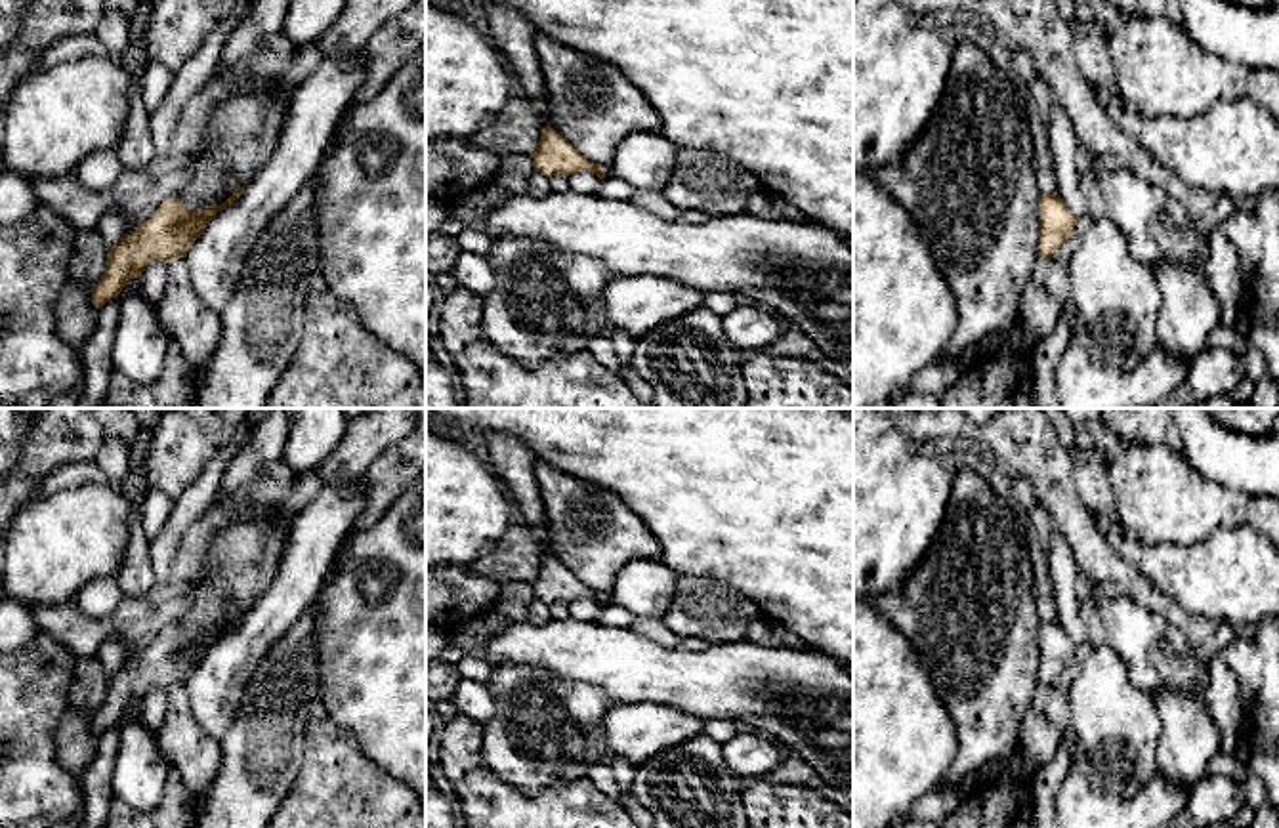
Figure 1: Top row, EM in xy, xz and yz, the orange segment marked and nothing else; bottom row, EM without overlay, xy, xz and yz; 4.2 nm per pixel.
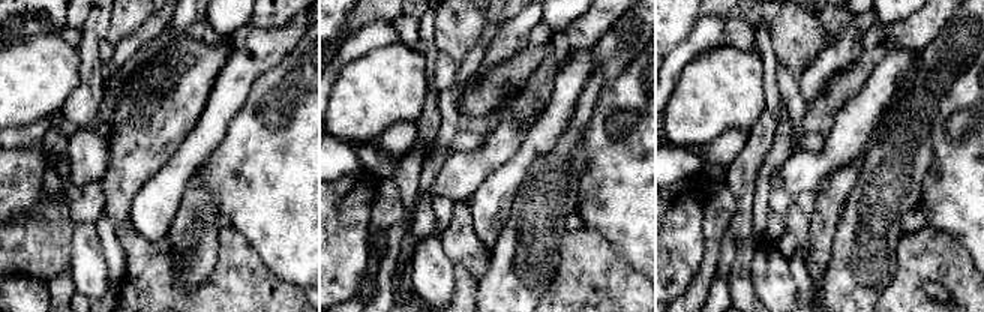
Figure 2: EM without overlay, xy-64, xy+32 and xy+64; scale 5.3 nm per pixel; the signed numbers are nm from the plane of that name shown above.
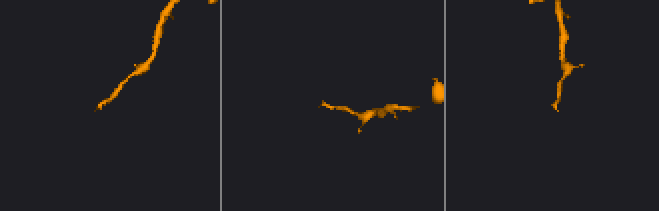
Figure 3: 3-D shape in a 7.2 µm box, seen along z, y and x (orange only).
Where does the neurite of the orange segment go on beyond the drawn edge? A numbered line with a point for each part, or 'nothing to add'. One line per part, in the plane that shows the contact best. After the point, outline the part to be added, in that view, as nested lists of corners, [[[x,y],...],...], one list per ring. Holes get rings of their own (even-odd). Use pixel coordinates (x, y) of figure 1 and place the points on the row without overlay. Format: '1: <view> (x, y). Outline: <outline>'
nothing to add

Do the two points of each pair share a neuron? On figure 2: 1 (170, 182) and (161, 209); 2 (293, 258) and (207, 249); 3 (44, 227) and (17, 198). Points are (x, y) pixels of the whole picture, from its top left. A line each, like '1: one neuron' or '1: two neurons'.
1: one neuron
2: two neurons
3: two neurons

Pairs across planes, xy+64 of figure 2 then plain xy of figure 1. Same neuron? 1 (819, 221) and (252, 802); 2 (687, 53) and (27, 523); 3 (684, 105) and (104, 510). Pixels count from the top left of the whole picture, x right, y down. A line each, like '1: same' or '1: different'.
1: different
2: different
3: same

